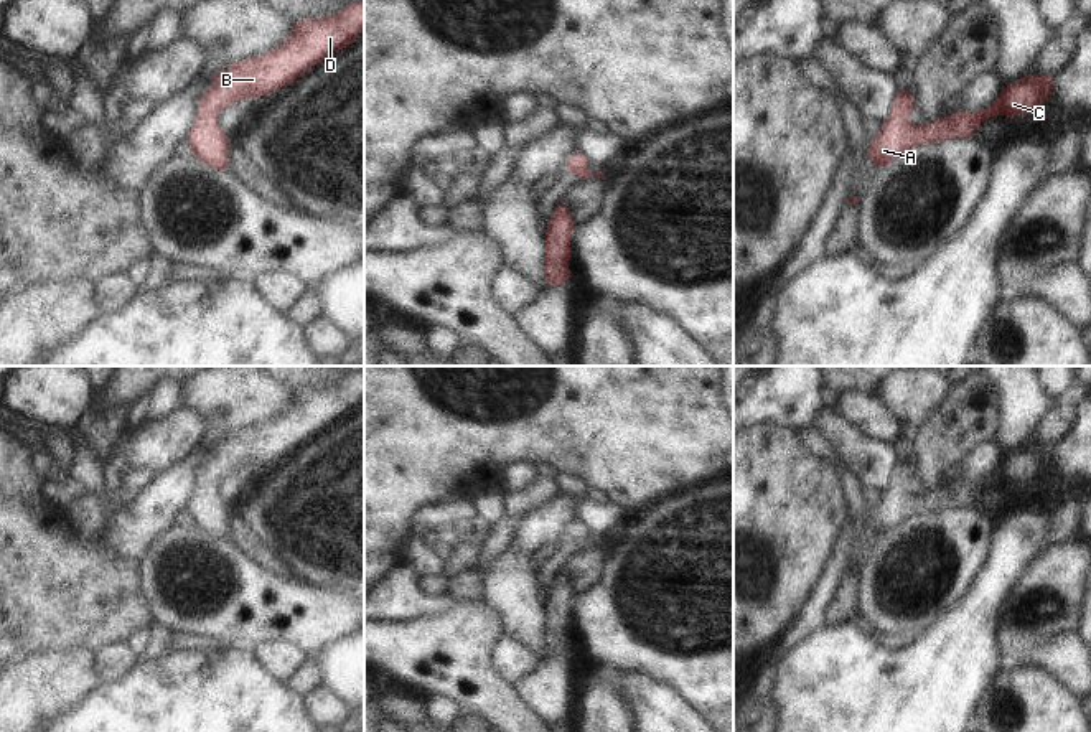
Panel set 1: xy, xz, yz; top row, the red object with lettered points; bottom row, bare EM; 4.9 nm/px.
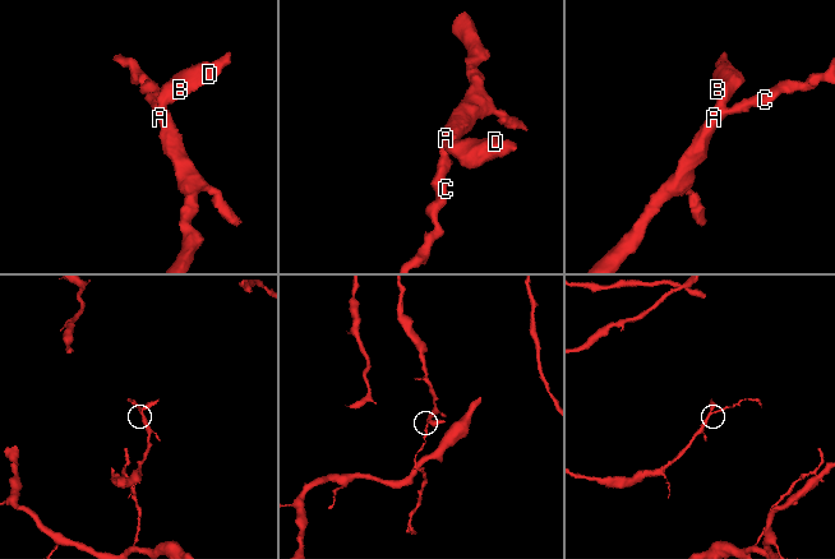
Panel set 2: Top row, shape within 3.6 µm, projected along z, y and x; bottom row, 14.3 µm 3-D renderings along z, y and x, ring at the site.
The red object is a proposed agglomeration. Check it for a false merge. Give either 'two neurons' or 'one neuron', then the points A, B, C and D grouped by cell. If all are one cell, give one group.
one neuron; groups A B C D

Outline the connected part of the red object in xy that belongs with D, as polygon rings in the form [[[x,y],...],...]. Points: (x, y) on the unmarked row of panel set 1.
[[[364,371],[346,373],[336,384],[293,391],[292,404],[262,425],[231,432],[211,447],[209,460],[198,468],[198,488],[188,500],[186,511],[193,524],[208,536],[229,541],[229,506],[219,500],[216,485],[222,476],[232,475],[246,467],[265,467],[283,455],[295,452],[305,440],[316,435],[333,422],[359,409],[364,394]]]

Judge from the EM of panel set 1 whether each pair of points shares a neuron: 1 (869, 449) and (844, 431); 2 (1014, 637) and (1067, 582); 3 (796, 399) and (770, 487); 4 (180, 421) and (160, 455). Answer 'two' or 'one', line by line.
1: one
2: one
3: two
4: one

